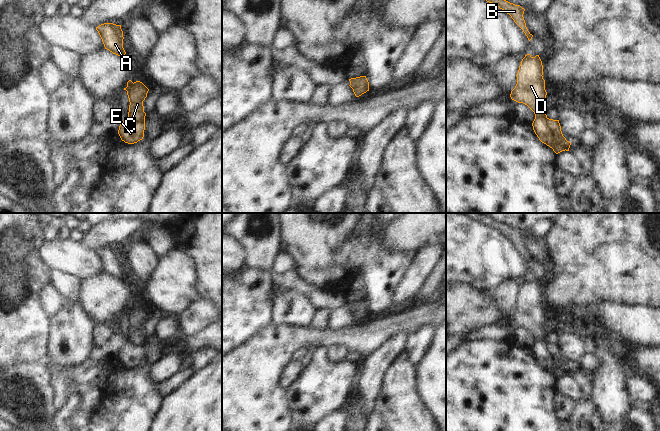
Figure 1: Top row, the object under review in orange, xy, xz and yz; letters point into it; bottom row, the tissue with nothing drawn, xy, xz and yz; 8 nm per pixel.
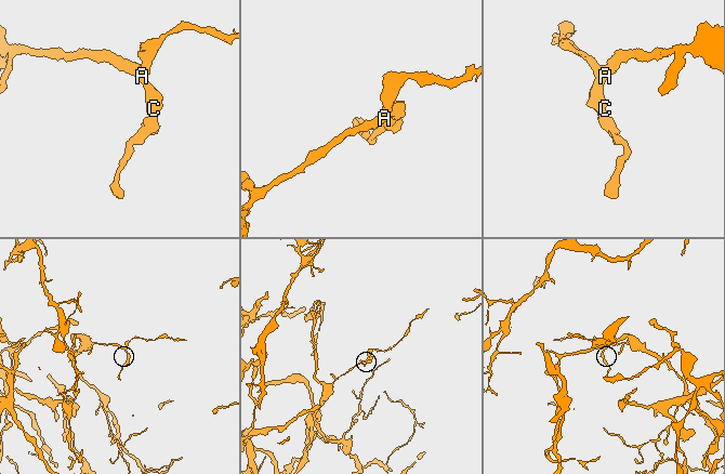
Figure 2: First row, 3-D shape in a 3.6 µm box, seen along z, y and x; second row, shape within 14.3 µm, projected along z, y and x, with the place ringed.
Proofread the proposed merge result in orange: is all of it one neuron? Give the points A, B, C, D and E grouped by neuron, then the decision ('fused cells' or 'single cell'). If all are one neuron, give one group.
A B C D / E; fused cells

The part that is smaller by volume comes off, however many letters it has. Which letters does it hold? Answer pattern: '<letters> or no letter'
E

